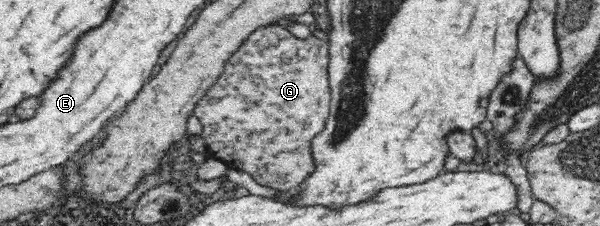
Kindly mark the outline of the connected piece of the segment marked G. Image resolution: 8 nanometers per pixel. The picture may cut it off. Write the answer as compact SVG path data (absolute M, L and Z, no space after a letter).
M267 25L250 32L238 50L230 54L222 74L198 100L193 111L203 127L201 136L211 157L224 161L229 169L248 173L260 186L274 190L287 191L305 182L315 166L310 154L310 142L318 132L325 130L328 121L331 103L329 56L326 41L314 36L298 38L284 26Z

